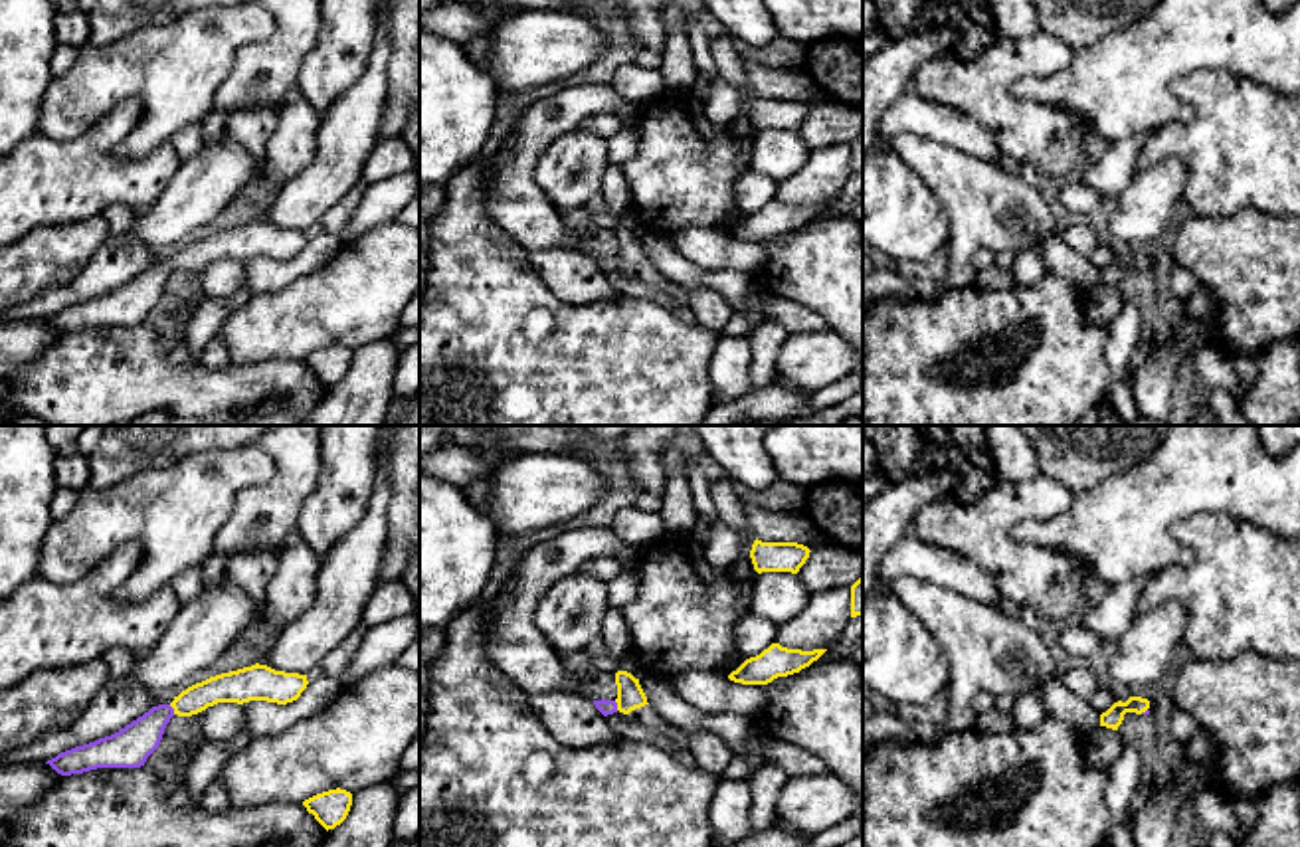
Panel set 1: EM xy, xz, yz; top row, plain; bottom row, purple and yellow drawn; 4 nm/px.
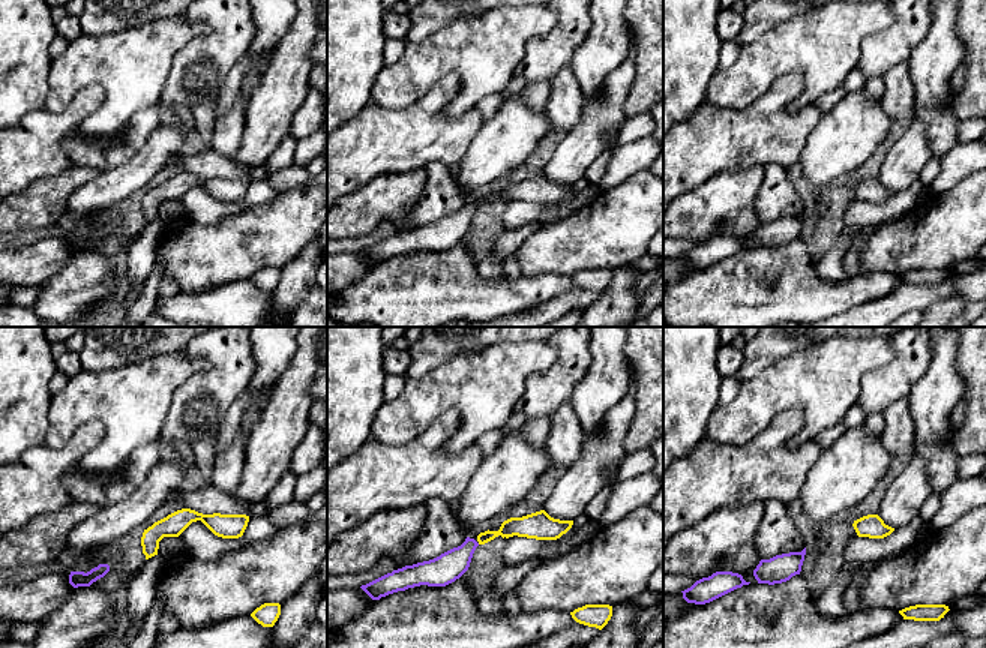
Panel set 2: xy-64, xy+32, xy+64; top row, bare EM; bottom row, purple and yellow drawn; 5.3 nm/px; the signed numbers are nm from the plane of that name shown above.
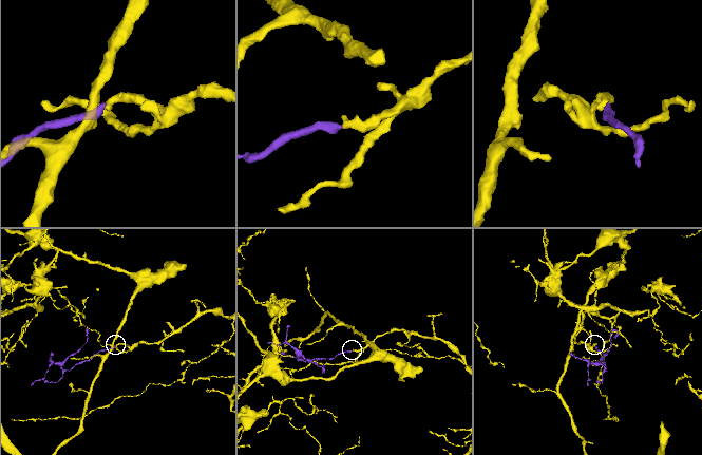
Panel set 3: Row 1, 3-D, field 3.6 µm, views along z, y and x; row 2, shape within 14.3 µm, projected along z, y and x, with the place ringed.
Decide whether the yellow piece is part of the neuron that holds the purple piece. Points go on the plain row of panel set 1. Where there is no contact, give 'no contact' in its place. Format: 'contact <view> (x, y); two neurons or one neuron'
contact xy (173, 266); one neuron

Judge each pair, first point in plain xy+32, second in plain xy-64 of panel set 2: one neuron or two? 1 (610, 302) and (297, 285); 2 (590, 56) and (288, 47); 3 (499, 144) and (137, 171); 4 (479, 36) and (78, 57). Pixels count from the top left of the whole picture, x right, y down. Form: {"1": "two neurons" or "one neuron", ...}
{"1": "one neuron", "2": "two neurons", "3": "one neuron", "4": "one neuron"}

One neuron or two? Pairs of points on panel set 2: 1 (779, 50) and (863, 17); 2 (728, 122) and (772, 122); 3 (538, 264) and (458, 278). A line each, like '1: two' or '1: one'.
1: one
2: one
3: two

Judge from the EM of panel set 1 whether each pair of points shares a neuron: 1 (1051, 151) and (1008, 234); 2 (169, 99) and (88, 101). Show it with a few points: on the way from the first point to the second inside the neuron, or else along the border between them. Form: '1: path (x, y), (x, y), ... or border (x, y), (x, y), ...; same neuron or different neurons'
1: border (1029, 175), (1041, 185); different neurons
2: path (149, 88), (107, 88); same neuron

